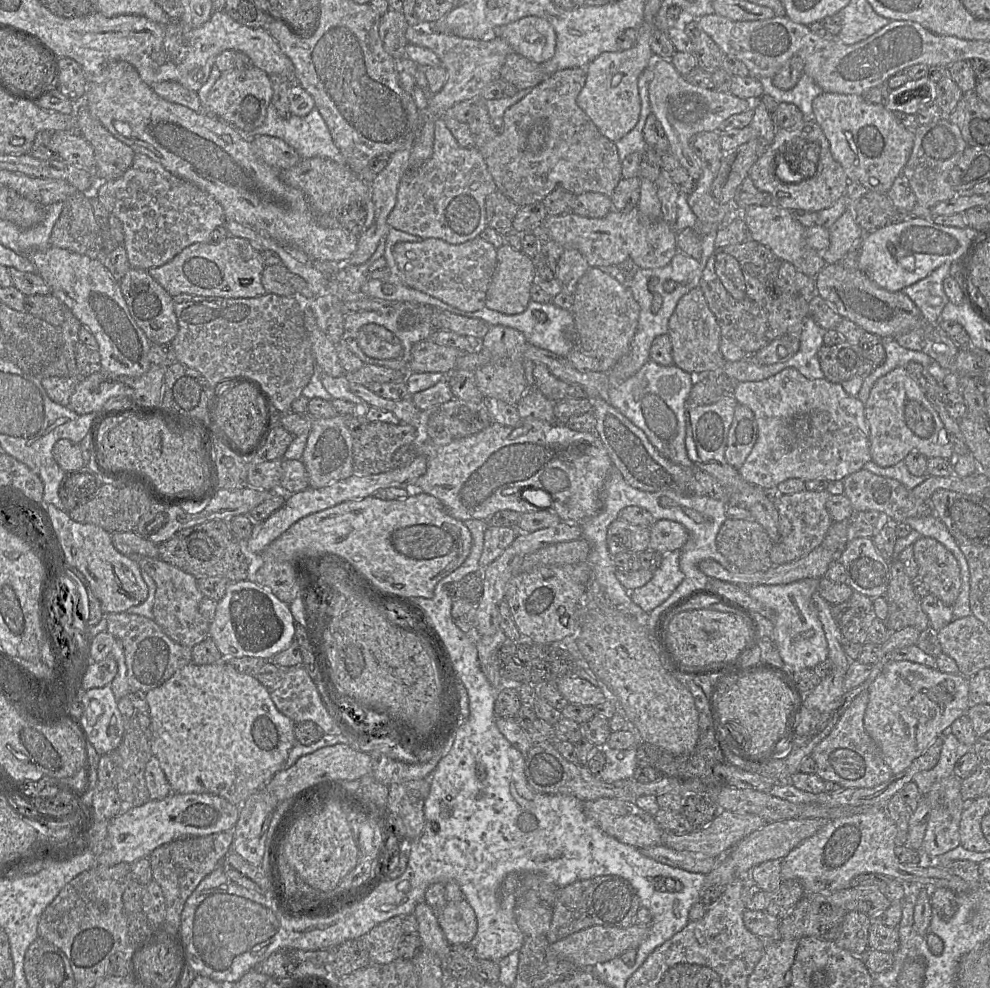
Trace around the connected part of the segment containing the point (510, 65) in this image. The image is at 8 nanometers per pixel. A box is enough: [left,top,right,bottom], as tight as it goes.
[499,53,548,90]

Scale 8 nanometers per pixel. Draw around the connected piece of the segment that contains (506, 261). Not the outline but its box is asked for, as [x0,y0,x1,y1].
[485,244,537,315]

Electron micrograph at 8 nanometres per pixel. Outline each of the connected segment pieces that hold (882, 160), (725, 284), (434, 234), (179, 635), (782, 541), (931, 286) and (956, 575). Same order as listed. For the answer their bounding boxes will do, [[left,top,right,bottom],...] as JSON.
[[812,92,914,194],[700,239,809,355],[387,118,497,244],[128,554,209,648],[770,491,834,566],[902,262,951,323],[913,537,961,606]]

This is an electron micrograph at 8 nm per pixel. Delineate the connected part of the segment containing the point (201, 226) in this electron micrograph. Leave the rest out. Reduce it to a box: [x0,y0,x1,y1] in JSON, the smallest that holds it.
[93,153,226,270]

